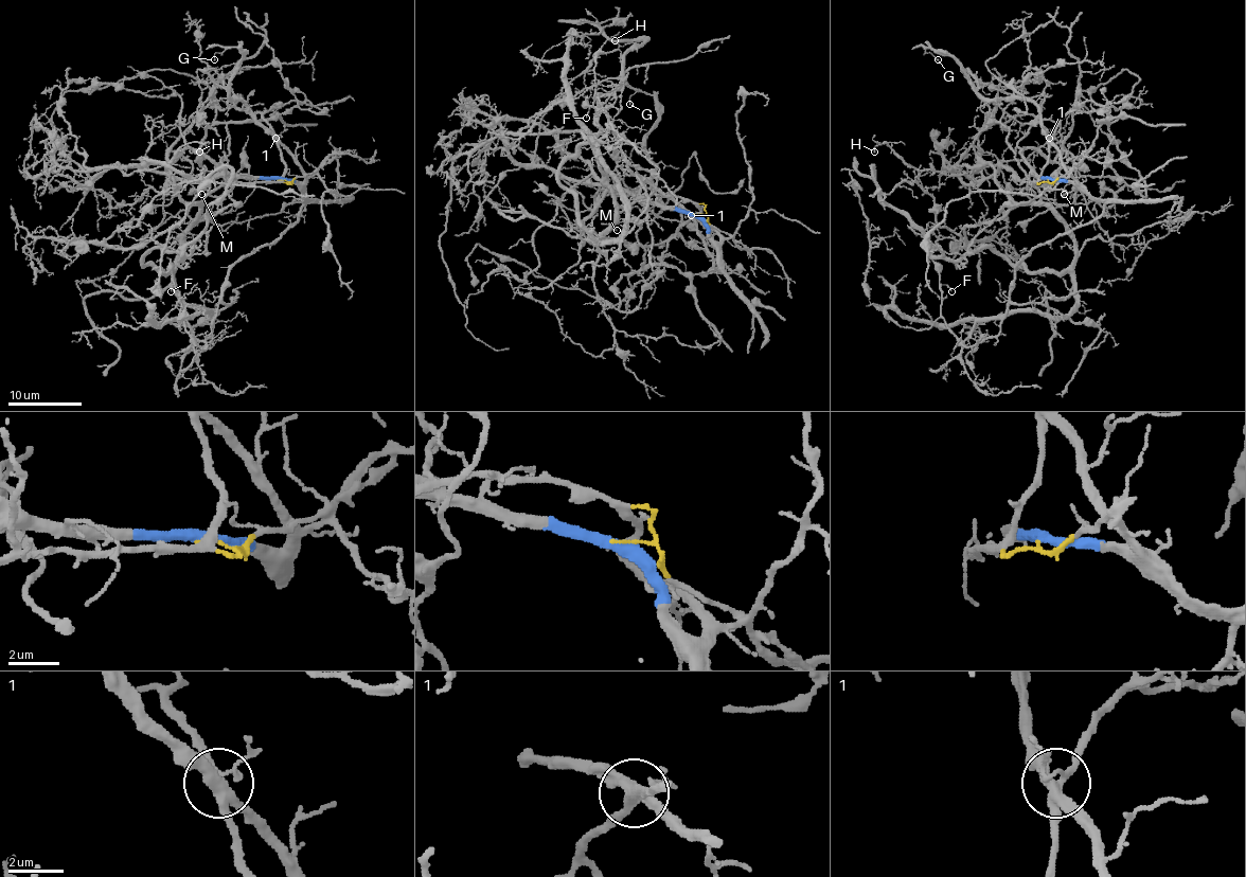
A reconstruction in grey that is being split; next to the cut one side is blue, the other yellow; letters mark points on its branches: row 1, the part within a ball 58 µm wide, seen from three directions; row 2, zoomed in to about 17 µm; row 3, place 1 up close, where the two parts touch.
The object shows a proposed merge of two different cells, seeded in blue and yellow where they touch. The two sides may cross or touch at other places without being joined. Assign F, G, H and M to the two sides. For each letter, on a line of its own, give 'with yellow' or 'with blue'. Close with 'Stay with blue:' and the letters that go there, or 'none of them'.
F: with blue
G: with blue
H: with blue
M: with blue
Stay with blue: F, G, H, M

